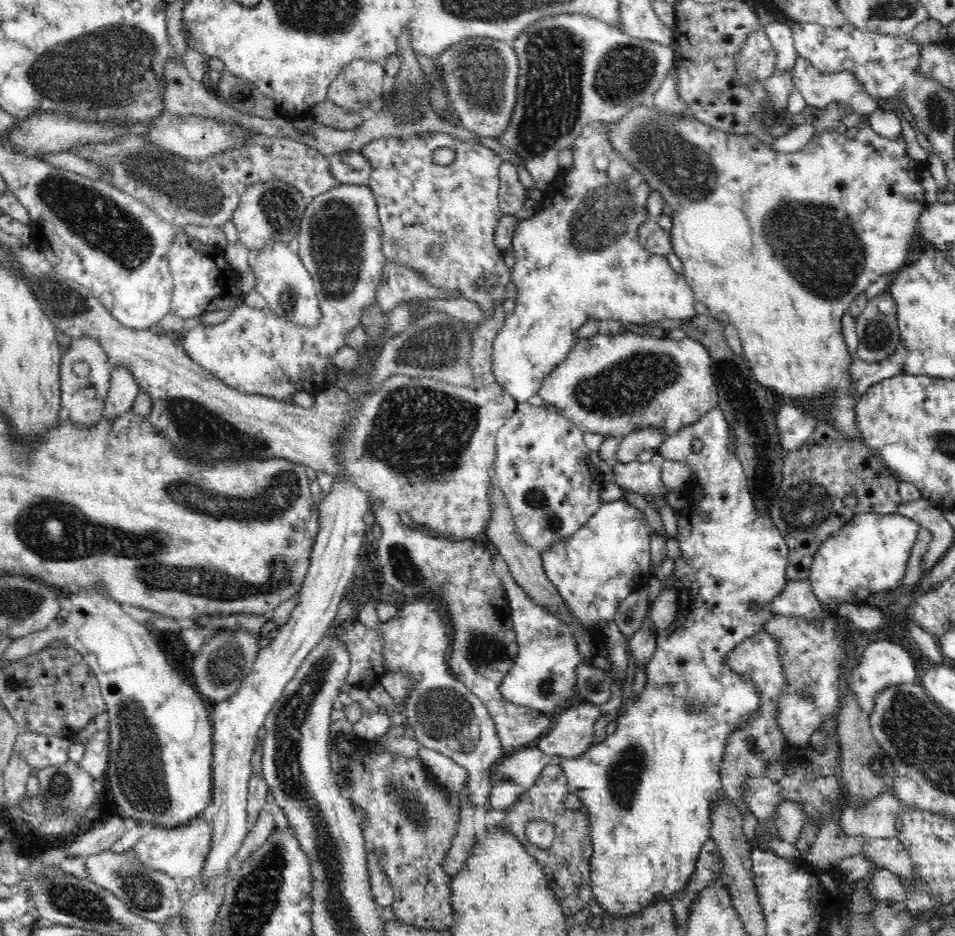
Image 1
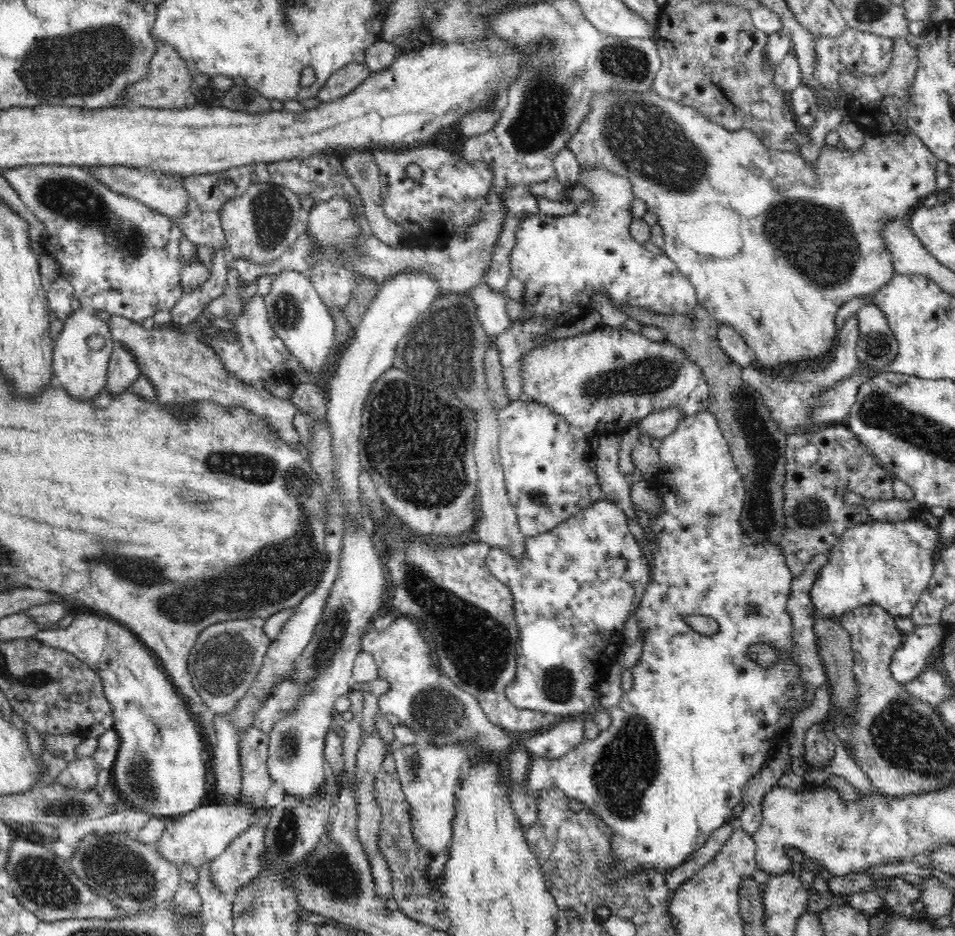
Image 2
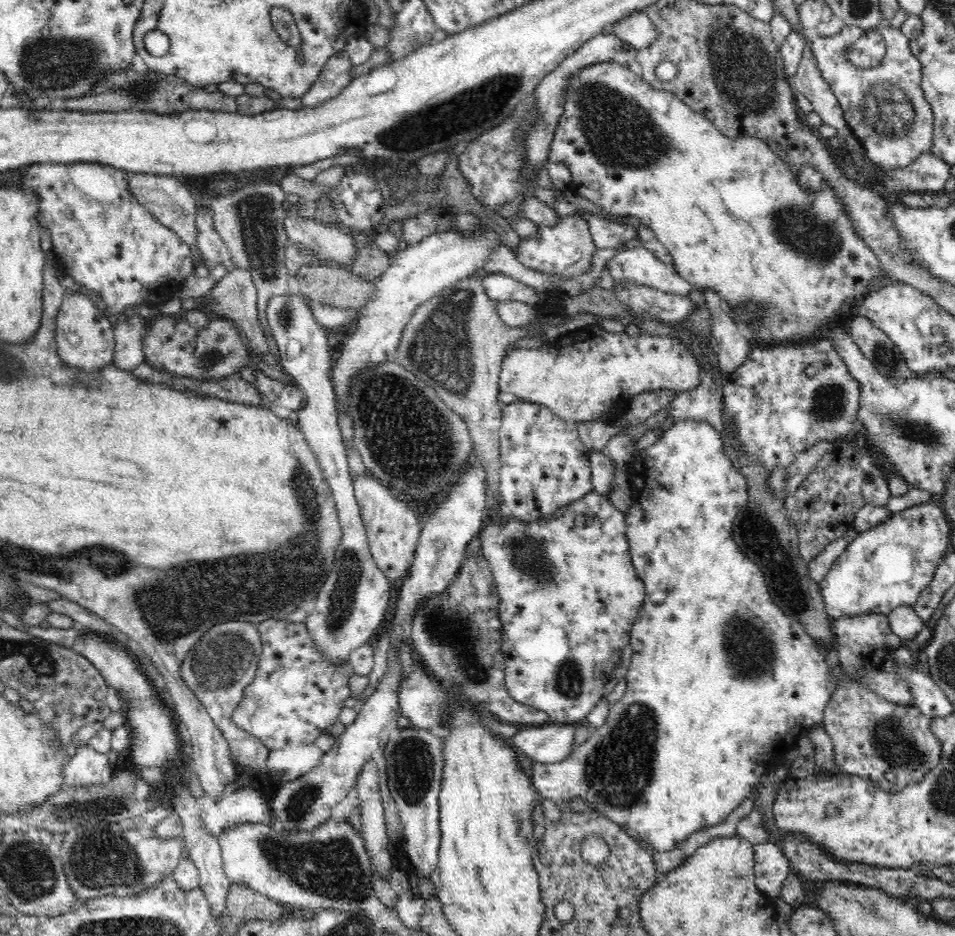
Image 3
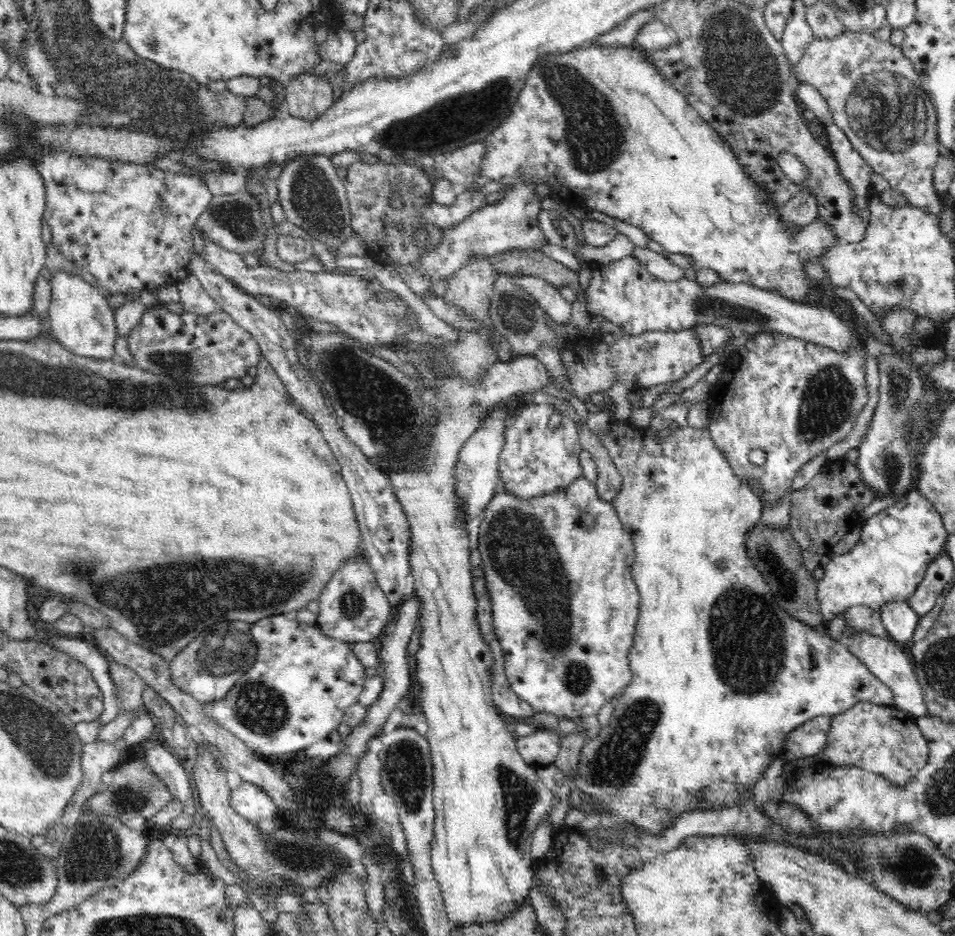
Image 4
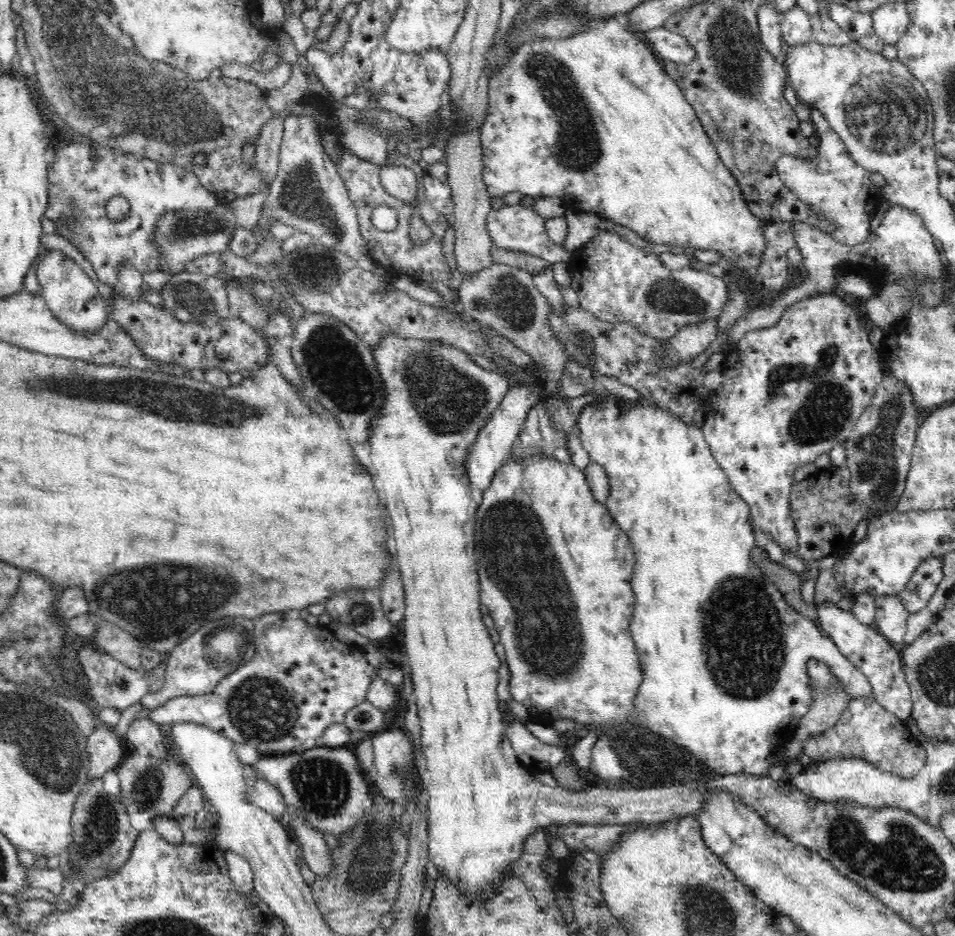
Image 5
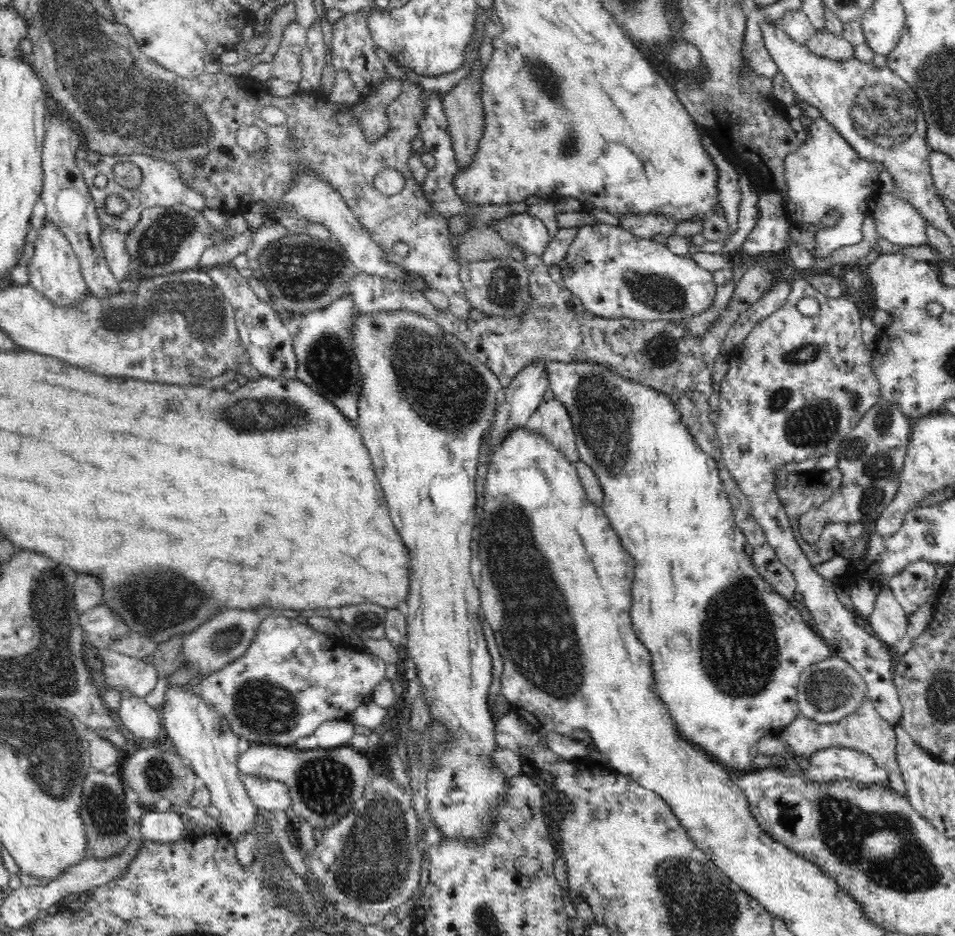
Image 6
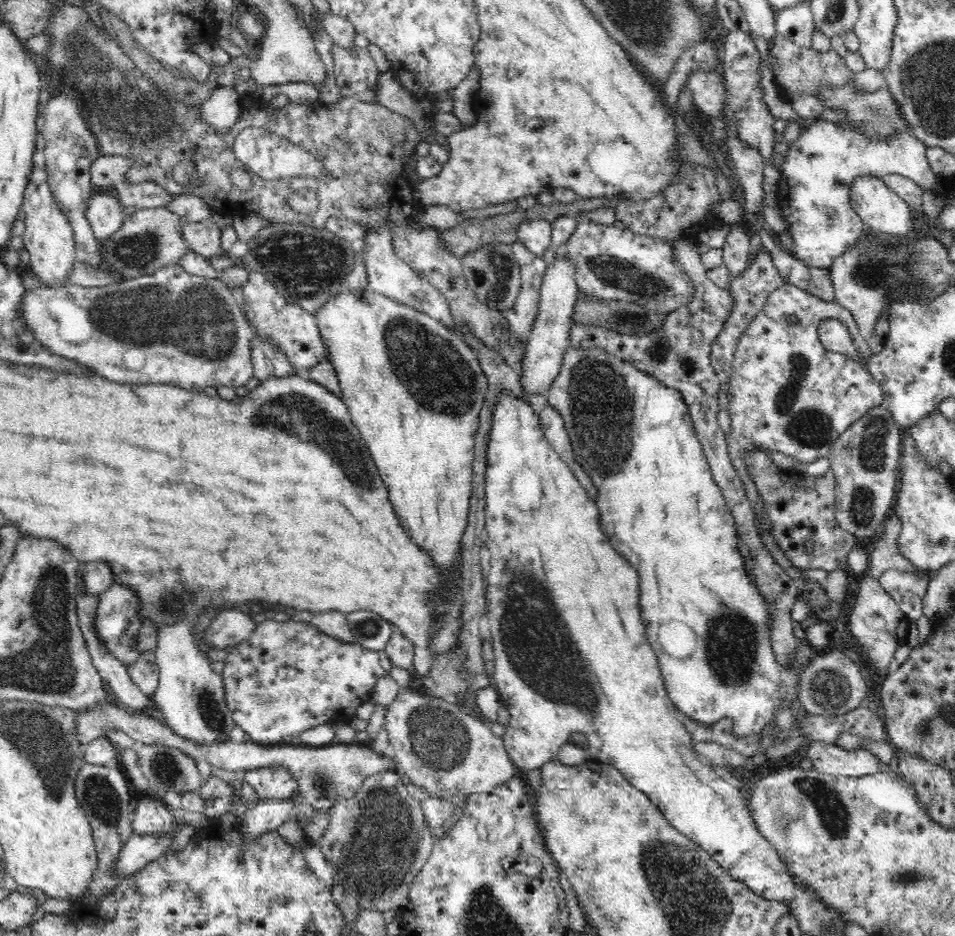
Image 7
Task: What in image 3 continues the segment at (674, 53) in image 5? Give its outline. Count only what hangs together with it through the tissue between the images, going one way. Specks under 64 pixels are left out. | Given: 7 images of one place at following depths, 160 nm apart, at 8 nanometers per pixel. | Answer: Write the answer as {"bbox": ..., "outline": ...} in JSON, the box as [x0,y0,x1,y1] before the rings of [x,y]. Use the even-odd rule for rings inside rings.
{"bbox":[603,10,658,50],"outline":[[[638,10],[614,24],[606,26],[603,33],[612,33],[618,36],[633,50],[648,48],[658,38],[658,29],[645,10]]]}

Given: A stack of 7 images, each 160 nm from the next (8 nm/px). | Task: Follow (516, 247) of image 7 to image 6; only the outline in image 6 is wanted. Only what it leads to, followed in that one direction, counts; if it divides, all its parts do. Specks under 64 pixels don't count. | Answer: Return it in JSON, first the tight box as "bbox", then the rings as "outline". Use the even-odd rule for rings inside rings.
{"bbox":[346,253,797,601],"outline":[[[524,253],[524,265],[529,276],[528,290],[530,293],[531,303],[529,307],[521,314],[521,317],[484,317],[481,320],[474,321],[460,320],[454,316],[448,309],[440,310],[436,308],[430,300],[427,299],[425,291],[420,292],[418,289],[410,287],[406,283],[392,282],[387,278],[380,278],[372,274],[358,272],[354,274],[354,278],[350,280],[346,291],[352,295],[354,299],[355,309],[358,313],[381,314],[381,310],[395,311],[395,310],[410,310],[412,313],[424,315],[424,317],[436,322],[448,334],[453,334],[466,345],[468,351],[485,365],[500,379],[510,382],[522,367],[532,364],[535,360],[542,360],[546,363],[550,361],[558,362],[592,362],[608,367],[608,369],[616,372],[616,374],[626,378],[632,379],[634,382],[640,382],[648,385],[658,391],[664,391],[664,394],[670,395],[672,401],[675,403],[676,409],[680,412],[682,422],[686,424],[694,441],[703,450],[709,458],[715,460],[720,480],[723,482],[723,489],[729,498],[732,505],[733,517],[735,524],[745,534],[748,546],[752,546],[751,561],[755,565],[755,569],[774,592],[781,594],[786,601],[794,597],[797,587],[796,579],[791,570],[784,566],[779,558],[776,556],[774,549],[769,546],[766,533],[761,526],[755,521],[751,514],[751,504],[748,497],[740,490],[740,487],[734,482],[734,478],[724,467],[724,459],[722,459],[722,449],[720,449],[720,442],[716,437],[716,425],[709,419],[711,405],[709,404],[713,394],[714,379],[712,374],[714,372],[716,357],[724,351],[723,344],[726,338],[726,332],[732,328],[732,324],[739,319],[740,314],[748,310],[754,302],[758,302],[762,296],[767,293],[771,286],[779,280],[768,266],[764,266],[764,261],[752,263],[748,271],[741,277],[739,283],[734,289],[727,309],[717,318],[717,321],[712,323],[712,326],[701,336],[696,337],[692,333],[688,333],[686,329],[686,320],[672,321],[672,320],[655,320],[655,321],[637,321],[631,318],[604,318],[590,312],[585,308],[583,302],[572,294],[569,290],[560,286],[554,280],[550,279],[547,265],[544,260],[536,254]]]}

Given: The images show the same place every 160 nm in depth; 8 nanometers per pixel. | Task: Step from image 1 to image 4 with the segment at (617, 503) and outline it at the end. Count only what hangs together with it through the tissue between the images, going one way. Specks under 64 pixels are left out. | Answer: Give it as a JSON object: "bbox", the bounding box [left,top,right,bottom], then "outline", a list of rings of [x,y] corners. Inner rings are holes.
{"bbox":[477,477,641,721],"outline":[[[586,477],[577,478],[568,486],[557,488],[554,492],[538,495],[532,499],[516,498],[512,491],[499,482],[482,517],[477,548],[483,560],[484,585],[492,603],[494,631],[504,651],[505,676],[512,690],[520,697],[520,700],[528,703],[537,712],[550,712],[558,718],[570,718],[575,721],[581,720],[583,716],[597,715],[601,708],[604,708],[618,694],[621,696],[624,688],[632,683],[629,654],[633,646],[641,598],[631,573],[635,562],[634,543],[630,533],[624,530],[613,503],[602,500],[595,485]]]}

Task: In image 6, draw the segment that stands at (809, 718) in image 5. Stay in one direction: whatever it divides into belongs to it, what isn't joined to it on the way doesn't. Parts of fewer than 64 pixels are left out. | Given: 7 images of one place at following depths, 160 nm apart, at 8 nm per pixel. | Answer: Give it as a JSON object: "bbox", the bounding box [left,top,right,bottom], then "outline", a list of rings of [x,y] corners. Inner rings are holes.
{"bbox":[797,655,868,724],"outline":[[[836,655],[825,659],[808,666],[802,672],[797,690],[801,713],[820,724],[838,722],[846,718],[868,697],[864,678],[848,662]]]}

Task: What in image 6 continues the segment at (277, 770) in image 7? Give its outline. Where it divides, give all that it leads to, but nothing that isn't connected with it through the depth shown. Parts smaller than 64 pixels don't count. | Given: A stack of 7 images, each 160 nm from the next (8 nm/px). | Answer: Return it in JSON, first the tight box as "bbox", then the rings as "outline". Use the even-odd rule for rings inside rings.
{"bbox":[243,775,291,812],"outline":[[[247,775],[243,783],[256,807],[260,806],[270,811],[290,812],[291,798],[286,784],[274,779],[263,779],[256,775]]]}

